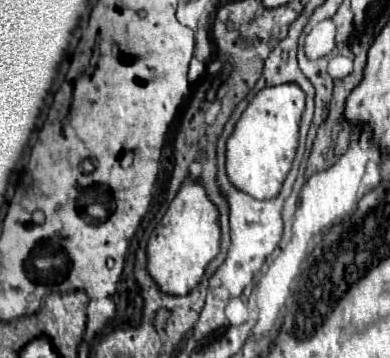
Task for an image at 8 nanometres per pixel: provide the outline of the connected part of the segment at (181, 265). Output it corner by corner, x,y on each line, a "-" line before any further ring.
187,178
147,242
147,270
163,294
189,294
205,276
207,264
219,252
217,210
209,202
201,184

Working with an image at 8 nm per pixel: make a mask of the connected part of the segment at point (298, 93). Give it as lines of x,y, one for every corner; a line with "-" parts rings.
281,84
257,92
227,140
225,170
233,186
261,200
269,200
279,194
297,152
303,108
305,94
297,84

